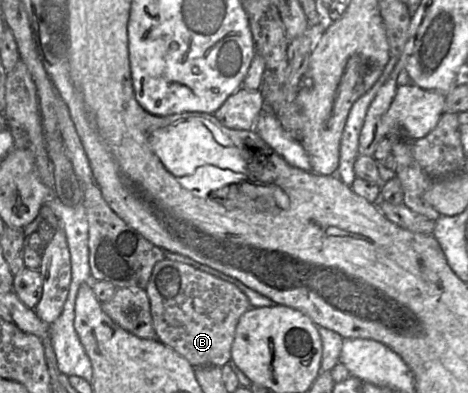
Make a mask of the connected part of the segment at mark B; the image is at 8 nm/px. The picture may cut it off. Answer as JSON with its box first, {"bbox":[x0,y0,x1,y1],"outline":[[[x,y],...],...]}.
{"bbox":[145,259,251,367],"outline":[[[169,259],[157,262],[145,288],[150,301],[152,323],[157,340],[185,358],[190,365],[222,367],[231,361],[231,347],[240,317],[251,308],[246,295],[227,281]]]}

